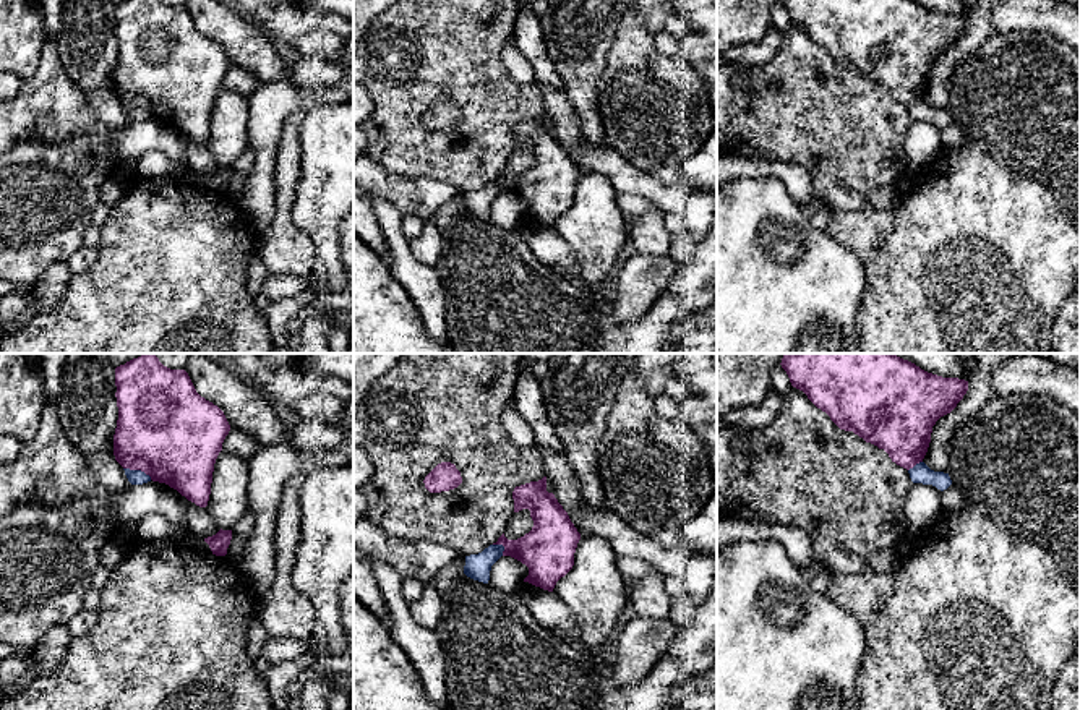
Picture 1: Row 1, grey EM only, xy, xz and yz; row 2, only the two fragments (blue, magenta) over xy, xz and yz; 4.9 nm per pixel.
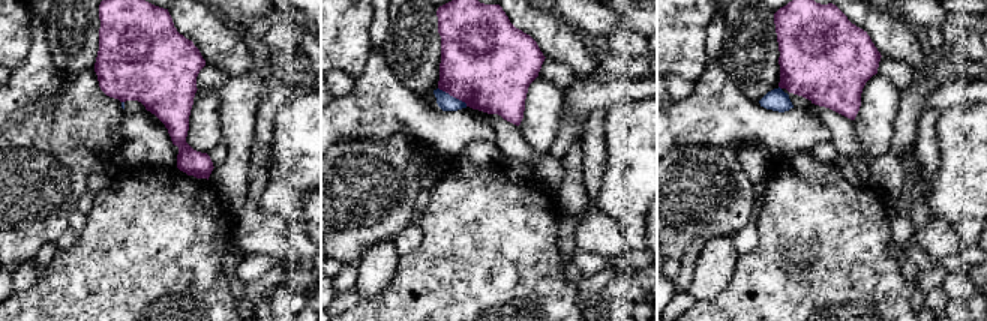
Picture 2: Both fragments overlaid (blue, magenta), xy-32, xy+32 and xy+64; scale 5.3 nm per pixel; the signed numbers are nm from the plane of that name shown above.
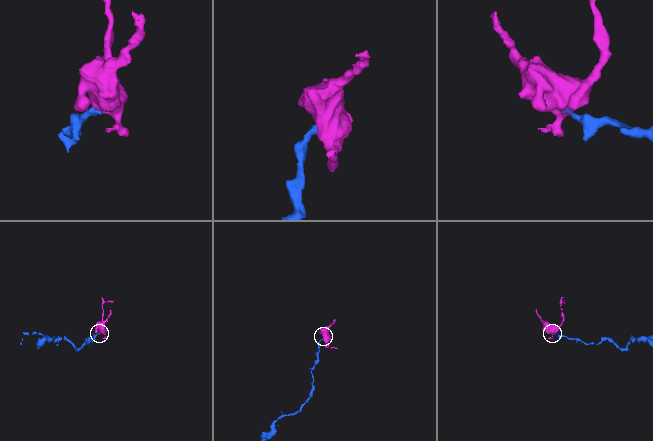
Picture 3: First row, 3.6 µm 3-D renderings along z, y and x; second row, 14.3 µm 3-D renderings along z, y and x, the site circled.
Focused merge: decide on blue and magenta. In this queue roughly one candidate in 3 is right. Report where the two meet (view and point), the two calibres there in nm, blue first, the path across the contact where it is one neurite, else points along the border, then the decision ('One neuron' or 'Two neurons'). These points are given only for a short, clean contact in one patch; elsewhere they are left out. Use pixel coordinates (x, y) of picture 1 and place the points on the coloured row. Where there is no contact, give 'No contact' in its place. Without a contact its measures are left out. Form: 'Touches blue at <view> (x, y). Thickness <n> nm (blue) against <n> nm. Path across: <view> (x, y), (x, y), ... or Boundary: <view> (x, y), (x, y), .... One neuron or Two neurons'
Touches blue at xy (138, 470). Thickness 80 nm (blue) against 480 nm. Boundary: xy (124, 467), (143, 470), (151, 479). Two neurons

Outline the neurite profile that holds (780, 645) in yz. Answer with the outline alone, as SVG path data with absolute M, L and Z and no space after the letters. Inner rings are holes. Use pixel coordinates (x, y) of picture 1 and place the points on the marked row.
M738 541L717 553L717 710L861 710L858 679L866 653L863 626L811 587L811 574L793 564L778 541Z

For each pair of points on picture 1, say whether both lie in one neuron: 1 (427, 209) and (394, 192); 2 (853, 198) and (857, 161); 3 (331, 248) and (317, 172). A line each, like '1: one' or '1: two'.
1: one
2: two
3: one

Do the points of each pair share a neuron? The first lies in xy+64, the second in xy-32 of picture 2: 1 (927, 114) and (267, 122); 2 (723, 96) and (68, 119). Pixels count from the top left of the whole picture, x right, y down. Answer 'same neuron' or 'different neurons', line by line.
1: same neuron
2: different neurons

